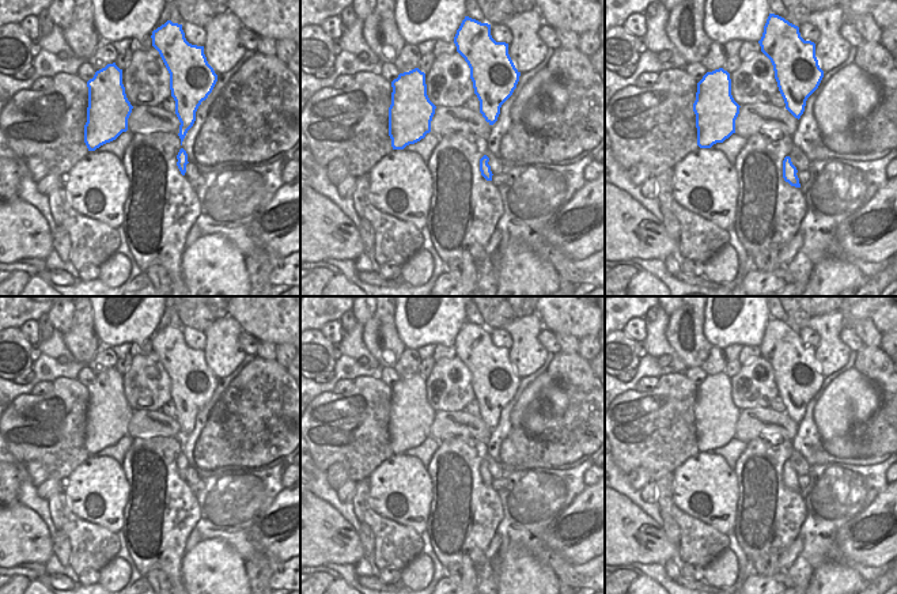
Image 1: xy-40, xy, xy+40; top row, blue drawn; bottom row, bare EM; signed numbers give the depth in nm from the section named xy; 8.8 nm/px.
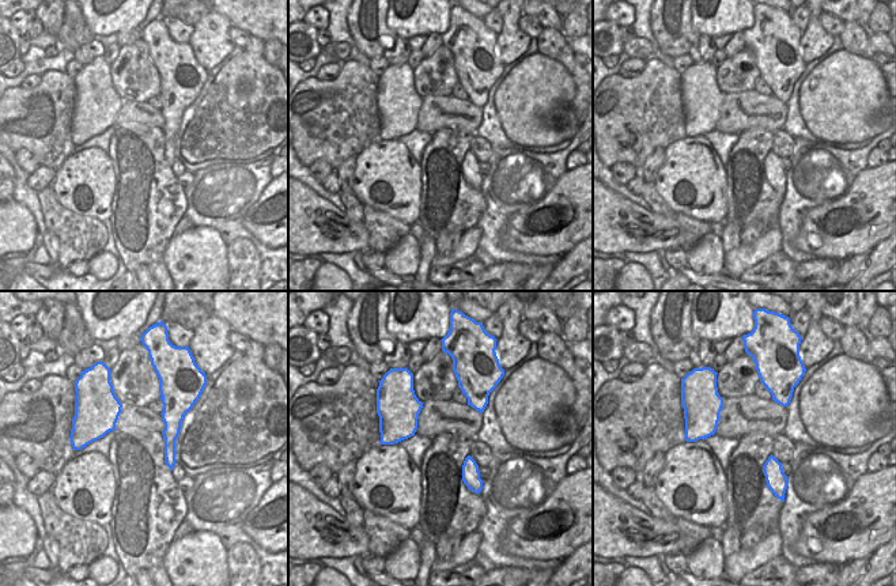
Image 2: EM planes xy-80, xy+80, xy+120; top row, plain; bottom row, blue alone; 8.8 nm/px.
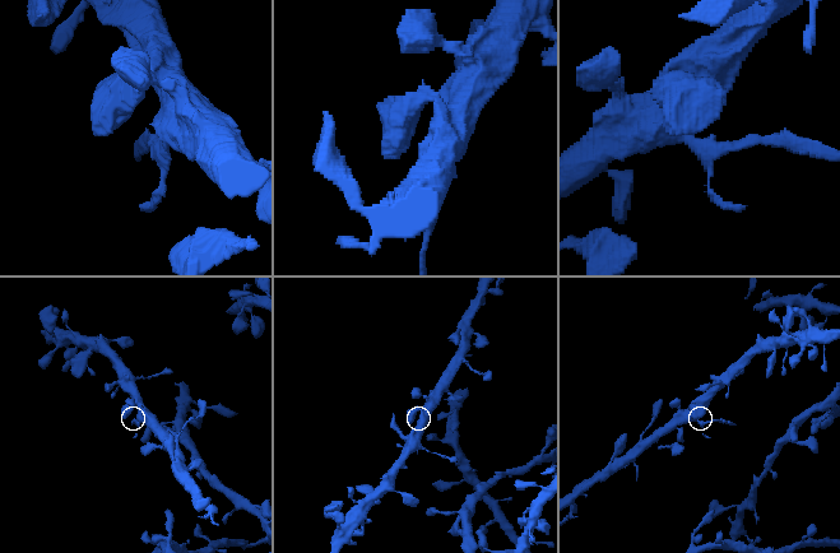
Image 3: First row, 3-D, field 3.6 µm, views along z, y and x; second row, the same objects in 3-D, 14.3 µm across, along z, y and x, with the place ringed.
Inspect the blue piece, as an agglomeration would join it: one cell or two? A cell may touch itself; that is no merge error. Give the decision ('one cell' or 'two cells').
two cells

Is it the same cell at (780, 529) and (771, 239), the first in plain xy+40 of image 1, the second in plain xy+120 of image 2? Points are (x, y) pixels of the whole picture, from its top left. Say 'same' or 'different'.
different

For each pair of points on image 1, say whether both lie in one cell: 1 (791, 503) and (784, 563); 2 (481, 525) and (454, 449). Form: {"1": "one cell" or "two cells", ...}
{"1": "two cells", "2": "one cell"}

